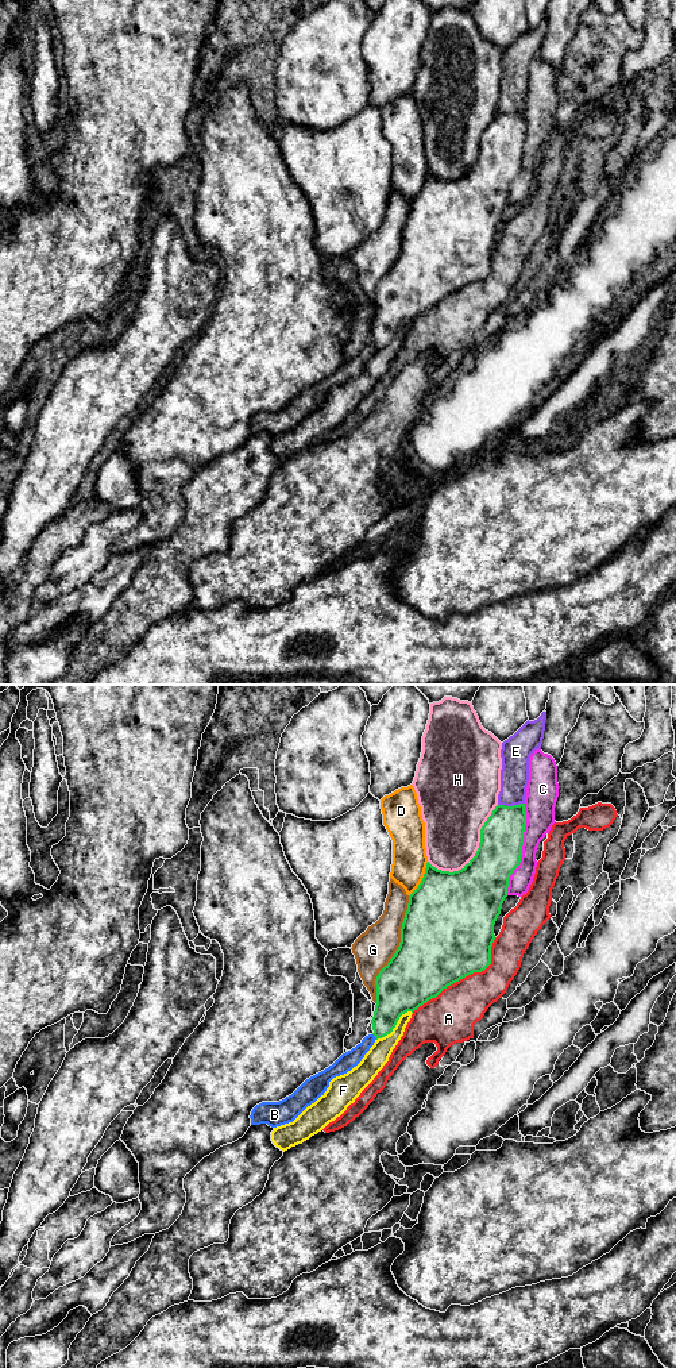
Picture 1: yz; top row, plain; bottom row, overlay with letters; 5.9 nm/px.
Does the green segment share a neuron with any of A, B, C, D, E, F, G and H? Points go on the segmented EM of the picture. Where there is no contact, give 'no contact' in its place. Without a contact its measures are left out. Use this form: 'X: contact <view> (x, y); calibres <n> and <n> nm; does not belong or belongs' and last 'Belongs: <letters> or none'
A: contact yz (463, 977); calibres 500 and 300 nm; does not belong
B: contact yz (374, 1035); calibres 220 and 100 nm; does not belong
C: contact yz (521, 850); calibres 260 and 180 nm; does not belong
D: contact yz (423, 879); calibres 480 and 200 nm; does not belong
E: contact yz (510, 806); calibres 260 and 170 nm; does not belong
F: contact yz (396, 1024); calibres 320 and 130 nm; does not belong
G: contact yz (397, 950); calibres 460 and 240 nm; does not belong
H: contact yz (476, 852); calibres 340 and 360 nm; does not belong
Belongs: none

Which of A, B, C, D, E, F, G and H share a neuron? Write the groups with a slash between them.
A F / B / C / D / E / G / H

